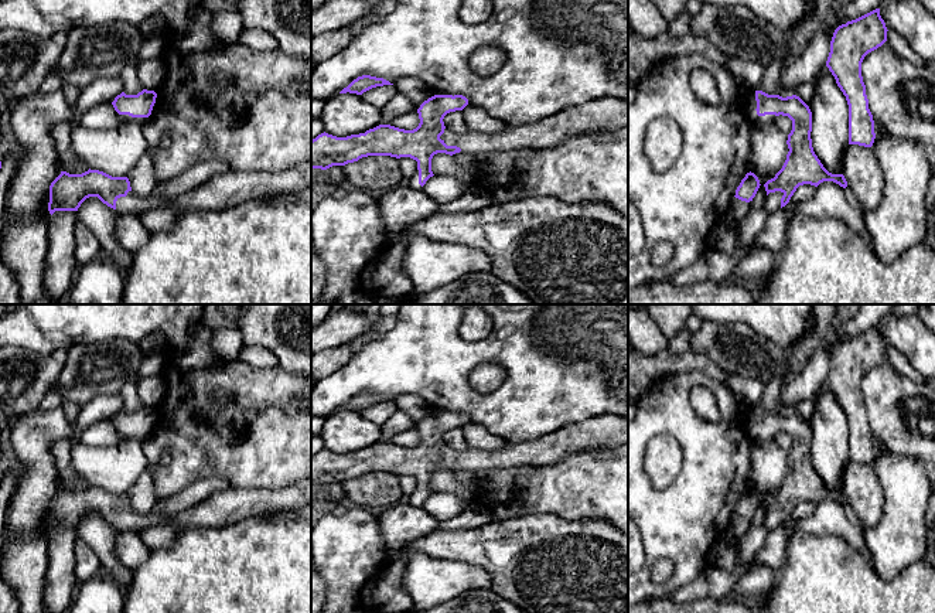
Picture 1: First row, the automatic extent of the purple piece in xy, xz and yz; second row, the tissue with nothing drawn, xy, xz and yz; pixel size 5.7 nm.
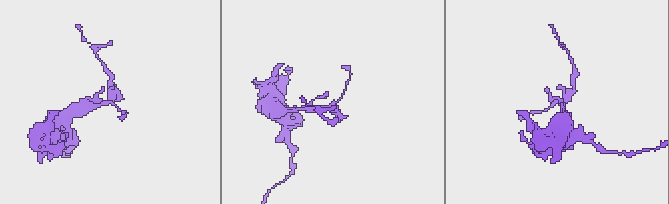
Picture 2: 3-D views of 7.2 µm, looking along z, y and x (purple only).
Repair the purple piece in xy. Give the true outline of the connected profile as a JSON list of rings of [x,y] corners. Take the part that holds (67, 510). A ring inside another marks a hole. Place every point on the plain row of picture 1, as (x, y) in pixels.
[[[311,479],[300,480],[296,484],[280,488],[226,488],[209,495],[207,500],[197,503],[194,507],[184,510],[174,517],[165,517],[153,507],[149,512],[136,512],[132,508],[127,494],[112,494],[99,487],[88,487],[82,491],[61,491],[50,503],[48,528],[52,532],[55,528],[78,528],[81,521],[89,514],[98,514],[103,521],[113,525],[119,532],[133,531],[143,532],[151,527],[163,524],[174,524],[181,529],[191,527],[221,528],[229,524],[239,522],[253,515],[270,515],[281,511],[298,511],[311,505]]]

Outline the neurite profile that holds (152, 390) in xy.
[[[161,375],[139,377],[137,379],[137,392],[143,406],[156,409],[163,402],[165,391],[167,384]]]

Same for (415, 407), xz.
[[[413,394],[397,396],[393,402],[396,403],[399,411],[409,415],[409,418],[416,423],[416,426],[419,426],[424,418],[434,413],[433,406],[430,406],[424,401],[424,398]]]

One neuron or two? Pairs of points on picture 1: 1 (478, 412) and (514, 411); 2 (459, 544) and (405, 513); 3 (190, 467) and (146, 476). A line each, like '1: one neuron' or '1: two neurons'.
1: one neuron
2: two neurons
3: two neurons

